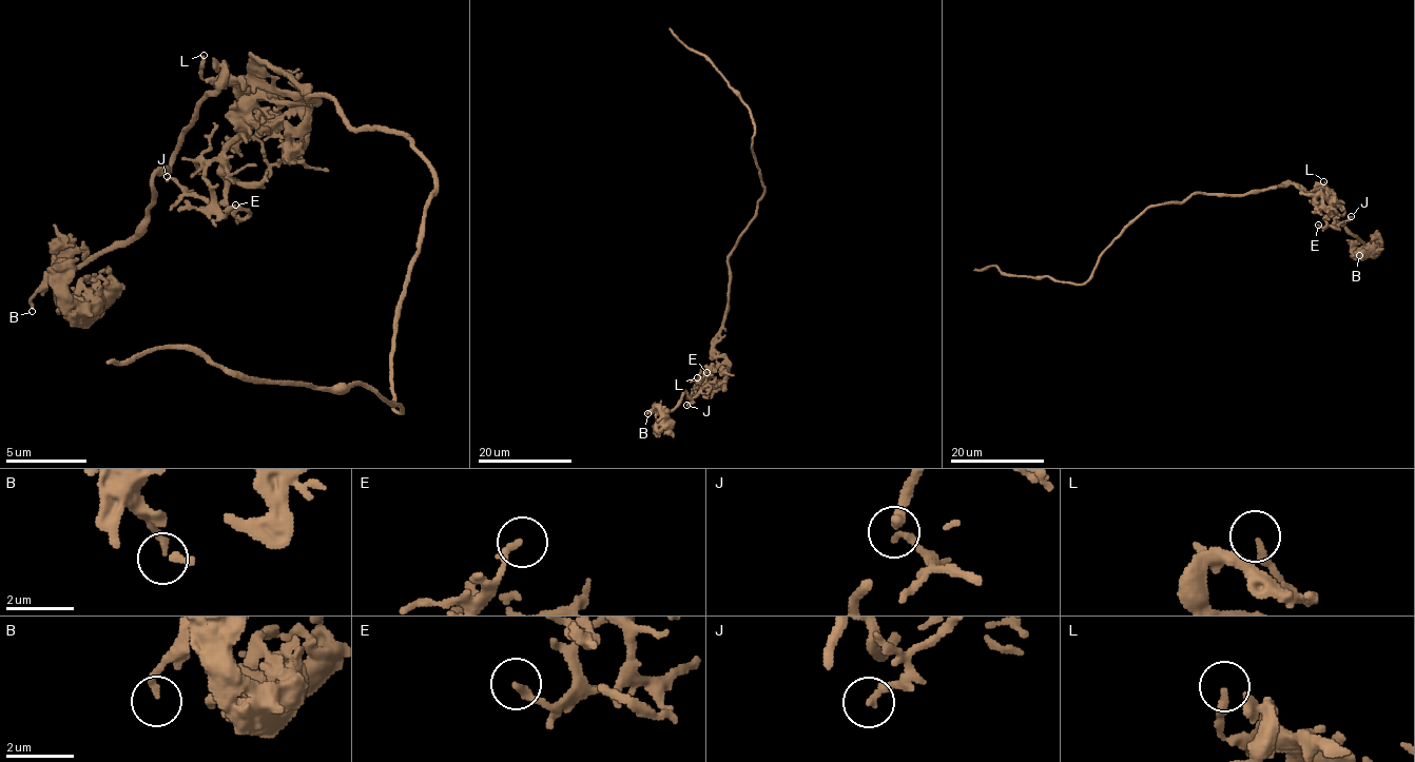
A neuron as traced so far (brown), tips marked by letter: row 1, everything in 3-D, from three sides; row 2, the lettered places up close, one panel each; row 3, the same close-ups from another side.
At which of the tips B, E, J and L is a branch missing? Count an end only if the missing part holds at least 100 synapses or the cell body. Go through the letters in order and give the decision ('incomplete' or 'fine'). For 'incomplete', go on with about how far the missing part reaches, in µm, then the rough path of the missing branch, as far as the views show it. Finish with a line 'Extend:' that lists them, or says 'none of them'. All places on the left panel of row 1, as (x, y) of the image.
B: fine
E: fine
J: fine
L: fine
Extend: none of them

